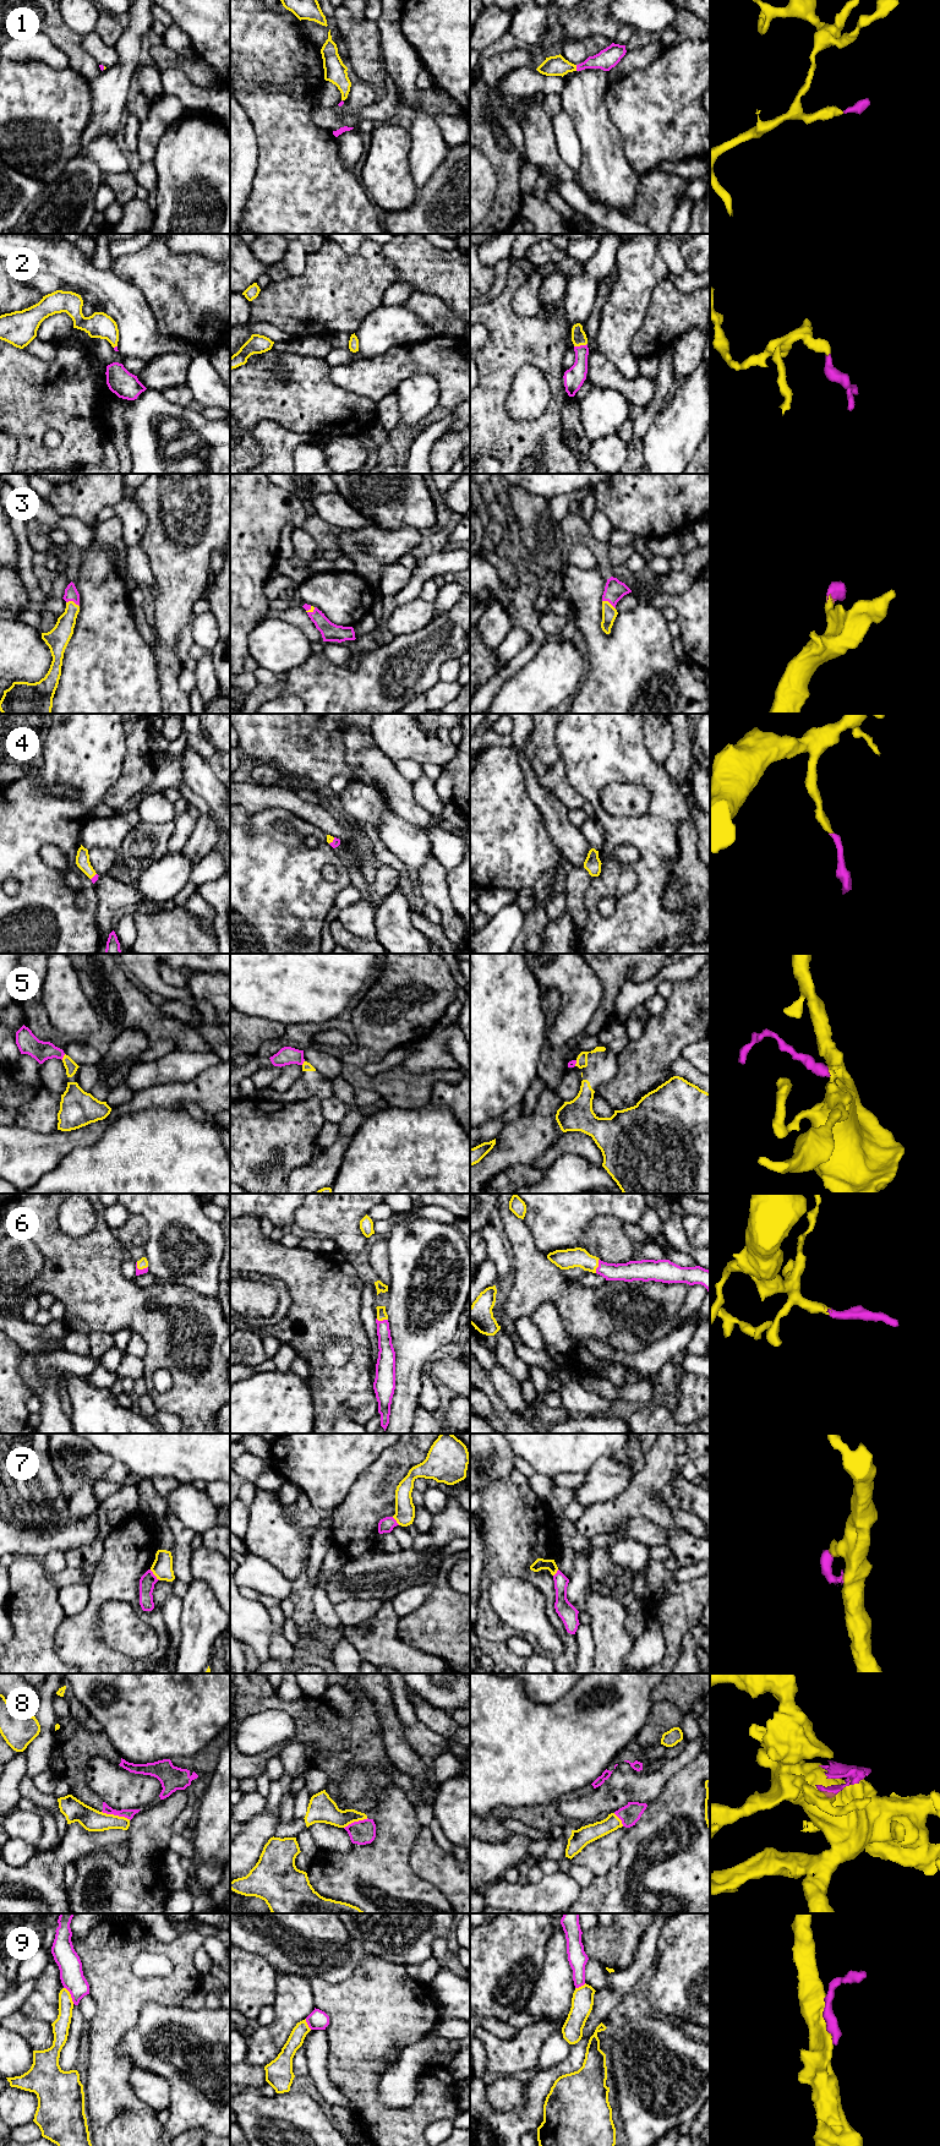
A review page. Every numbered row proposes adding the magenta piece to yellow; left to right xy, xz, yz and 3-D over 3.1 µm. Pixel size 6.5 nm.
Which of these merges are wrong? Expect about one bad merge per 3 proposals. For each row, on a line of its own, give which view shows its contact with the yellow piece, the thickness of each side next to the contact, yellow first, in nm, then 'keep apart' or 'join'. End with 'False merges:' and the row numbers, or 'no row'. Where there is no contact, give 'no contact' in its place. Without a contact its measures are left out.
1: yz | 130/140 nm | join
2: yz | 100/140 nm | join
3: xy | 140/90 nm | join
4: xz | 50/50 nm | join
5: xy | 80/140 nm | keep apart
6: yz | 130/130 nm | join
7: xy | 140/100 nm | keep apart
8: xy | 150/60 nm | keep apart
9: xy | 110/160 nm | keep apart
False merges: 5, 7, 8, 9

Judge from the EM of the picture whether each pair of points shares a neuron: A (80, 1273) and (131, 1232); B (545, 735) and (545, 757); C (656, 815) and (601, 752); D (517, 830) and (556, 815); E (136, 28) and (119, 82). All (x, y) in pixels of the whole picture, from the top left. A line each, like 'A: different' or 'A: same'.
A: different
B: same
C: same
D: different
E: same

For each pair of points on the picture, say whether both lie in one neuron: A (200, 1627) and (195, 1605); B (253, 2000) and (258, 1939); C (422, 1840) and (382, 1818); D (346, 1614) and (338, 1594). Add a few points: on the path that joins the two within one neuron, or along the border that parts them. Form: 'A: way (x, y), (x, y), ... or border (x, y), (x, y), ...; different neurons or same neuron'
A: way (200, 1622), (200, 1610); same neuron
B: border (242, 1948), (261, 1954), (278, 1974); different neurons
C: border (425, 1829), (417, 1836), (413, 1847), (410, 1866); different neurons
D: border (370, 1598), (348, 1599), (334, 1606); different neurons

